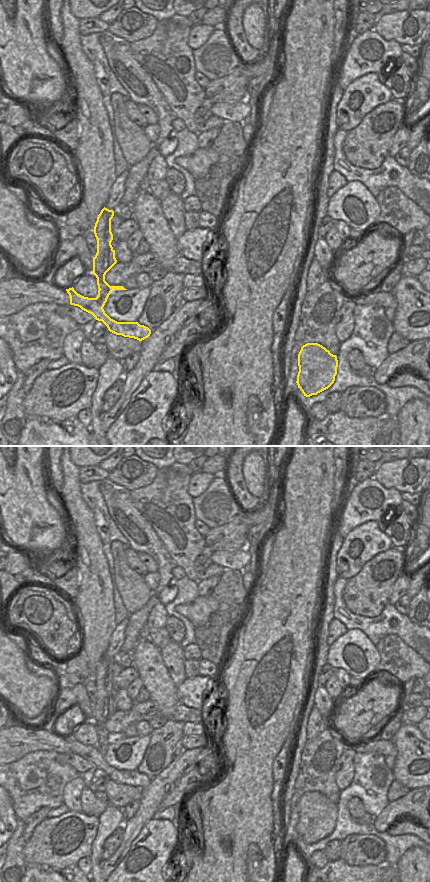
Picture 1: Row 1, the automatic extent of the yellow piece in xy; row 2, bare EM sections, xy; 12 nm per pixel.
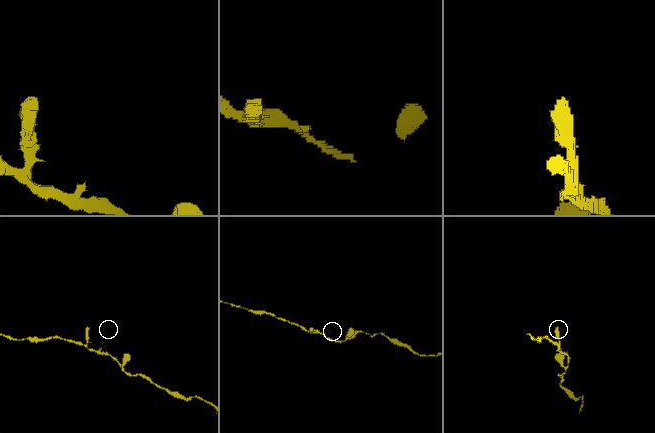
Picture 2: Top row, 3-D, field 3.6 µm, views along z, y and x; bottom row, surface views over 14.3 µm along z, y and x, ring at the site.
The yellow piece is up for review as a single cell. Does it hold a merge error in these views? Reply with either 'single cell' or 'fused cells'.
single cell

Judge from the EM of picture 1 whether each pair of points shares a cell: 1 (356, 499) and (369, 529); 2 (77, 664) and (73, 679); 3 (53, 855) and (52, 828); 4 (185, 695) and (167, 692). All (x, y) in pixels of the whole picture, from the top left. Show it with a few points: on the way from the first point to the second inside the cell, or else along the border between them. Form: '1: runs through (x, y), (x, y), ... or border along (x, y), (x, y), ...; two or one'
1: border along (375, 520), (367, 520), (355, 526), (346, 535); two
2: runs through (77, 668), (73, 675); one
3: runs through (52, 848), (52, 835); one
4: border along (176, 687), (179, 702); two

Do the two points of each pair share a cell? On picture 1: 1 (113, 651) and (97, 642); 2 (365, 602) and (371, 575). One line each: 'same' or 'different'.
1: different
2: same

